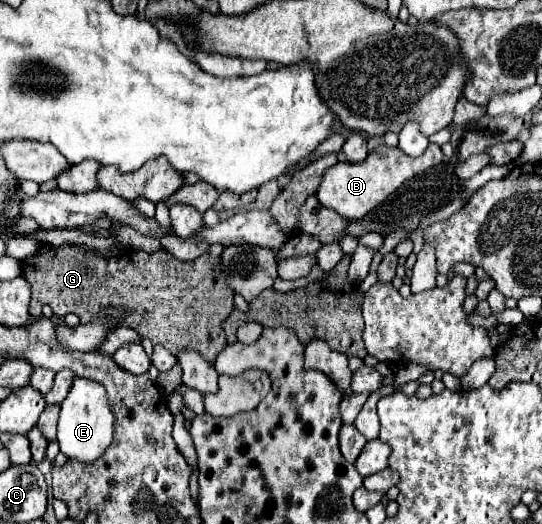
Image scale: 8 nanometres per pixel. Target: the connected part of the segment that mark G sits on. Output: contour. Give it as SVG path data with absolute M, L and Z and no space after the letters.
M43 245L43 249L37 255L29 257L23 263L23 275L31 285L31 317L39 317L41 307L49 305L53 309L53 315L59 319L67 313L75 313L83 323L87 323L101 315L101 307L113 305L129 309L129 325L139 333L141 339L149 339L153 345L163 345L169 353L175 353L175 357L181 349L197 349L197 353L201 353L205 361L215 363L217 353L221 353L221 349L227 343L221 325L225 317L229 317L229 313L233 311L233 291L221 275L219 257L211 257L209 253L203 253L199 259L191 263L181 263L163 249L157 253L123 249L121 255L103 259L97 257L93 251L79 251L73 247L53 249L51 245Z

